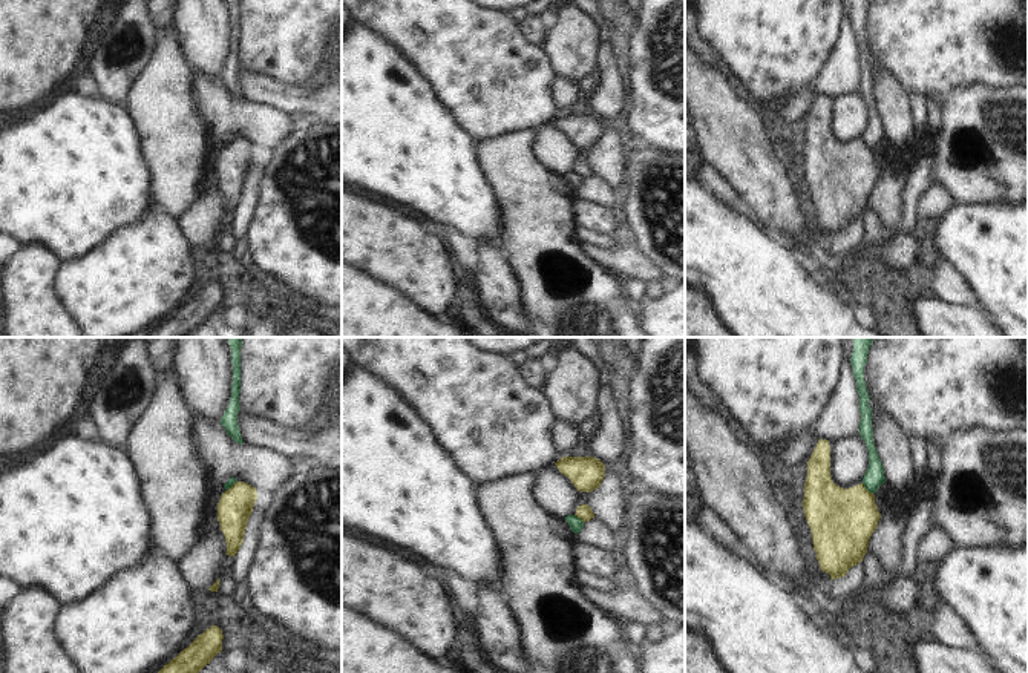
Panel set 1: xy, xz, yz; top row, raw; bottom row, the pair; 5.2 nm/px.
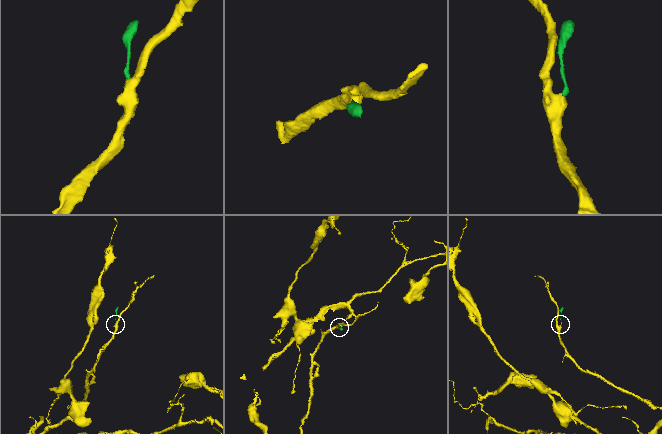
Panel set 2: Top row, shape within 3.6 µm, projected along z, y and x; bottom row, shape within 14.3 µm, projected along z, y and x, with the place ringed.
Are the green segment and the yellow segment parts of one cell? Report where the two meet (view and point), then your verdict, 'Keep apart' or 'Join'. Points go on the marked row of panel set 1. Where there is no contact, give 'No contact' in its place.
Touches green at yz (867, 489). Keep apart.

